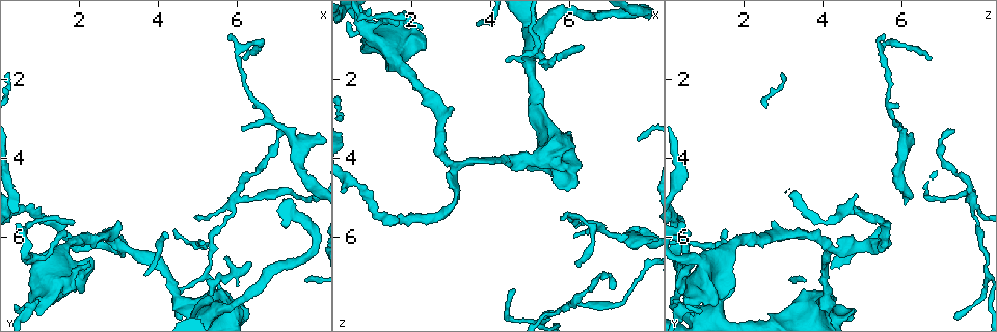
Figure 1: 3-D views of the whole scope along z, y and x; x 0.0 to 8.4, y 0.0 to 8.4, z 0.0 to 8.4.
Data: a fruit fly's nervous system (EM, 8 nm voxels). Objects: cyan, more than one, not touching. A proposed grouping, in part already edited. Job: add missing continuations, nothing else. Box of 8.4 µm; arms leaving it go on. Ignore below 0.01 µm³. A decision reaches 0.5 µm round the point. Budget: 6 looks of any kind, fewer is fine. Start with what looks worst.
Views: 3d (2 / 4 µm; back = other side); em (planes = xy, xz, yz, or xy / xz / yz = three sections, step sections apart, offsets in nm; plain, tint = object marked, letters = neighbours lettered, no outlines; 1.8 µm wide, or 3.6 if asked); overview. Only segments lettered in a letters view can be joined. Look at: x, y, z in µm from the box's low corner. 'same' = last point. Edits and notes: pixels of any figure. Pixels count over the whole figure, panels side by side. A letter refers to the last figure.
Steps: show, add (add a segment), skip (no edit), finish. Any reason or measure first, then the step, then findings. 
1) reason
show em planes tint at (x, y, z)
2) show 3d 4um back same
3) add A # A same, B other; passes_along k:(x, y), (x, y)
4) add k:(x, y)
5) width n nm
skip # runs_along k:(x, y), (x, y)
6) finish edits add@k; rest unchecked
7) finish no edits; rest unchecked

four-way junction
show em planes letters at (6.05, 4.85, 7.70)

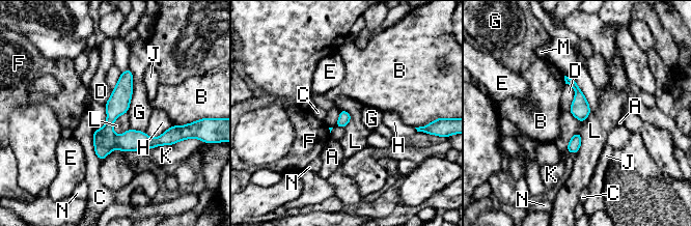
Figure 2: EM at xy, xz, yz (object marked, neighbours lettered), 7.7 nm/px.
skip # A other, B other, C other, D other, E other, F other, G other, H other, J other, K other, L other, M other, N other; runs_along 2:(174, 132), (156, 142), (106, 142), (97, 148); none of them fits

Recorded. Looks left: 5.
abrupt turn
show em yz step 4 tint at (5.40, 7.70, 3.95)

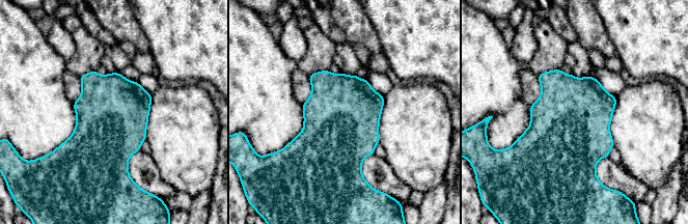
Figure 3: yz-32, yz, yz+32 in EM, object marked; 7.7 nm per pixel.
cut it another way
show em planes letters same

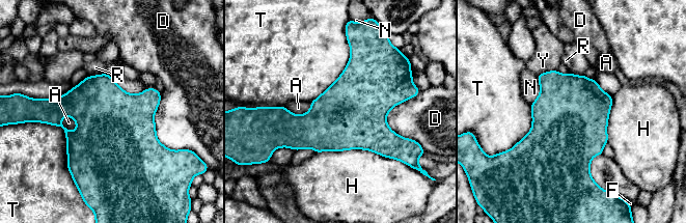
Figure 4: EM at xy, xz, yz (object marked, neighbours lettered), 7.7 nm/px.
skip # A other, D other, F other, H other, N other, R other, T other, Y other; border 4:(63, 115), (61, 123), (74, 132); none of them fits

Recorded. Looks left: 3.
branch point
show 3d 4um back at (0.85, 6.55, 0.70)

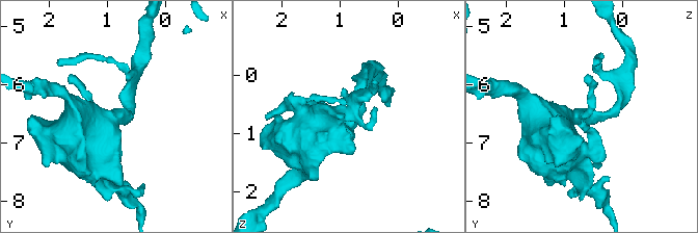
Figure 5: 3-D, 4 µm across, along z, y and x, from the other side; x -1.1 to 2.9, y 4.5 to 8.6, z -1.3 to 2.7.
show em xz step 8 tint at (0.85, 6.55, 0.75)

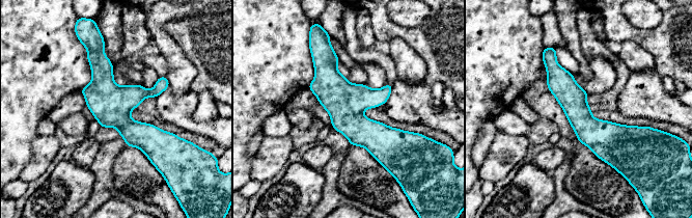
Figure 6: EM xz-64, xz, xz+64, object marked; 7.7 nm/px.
show em xz step 8 letters same

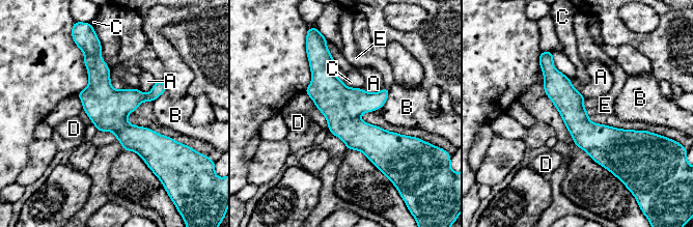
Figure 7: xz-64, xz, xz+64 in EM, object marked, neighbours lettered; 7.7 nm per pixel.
skip # A other, B other, C other, D other, E other; border 7:(584, 98), (583, 106), (588, 116); no lettered segment goes on from it

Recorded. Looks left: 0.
finish no edits; rest unchecked

